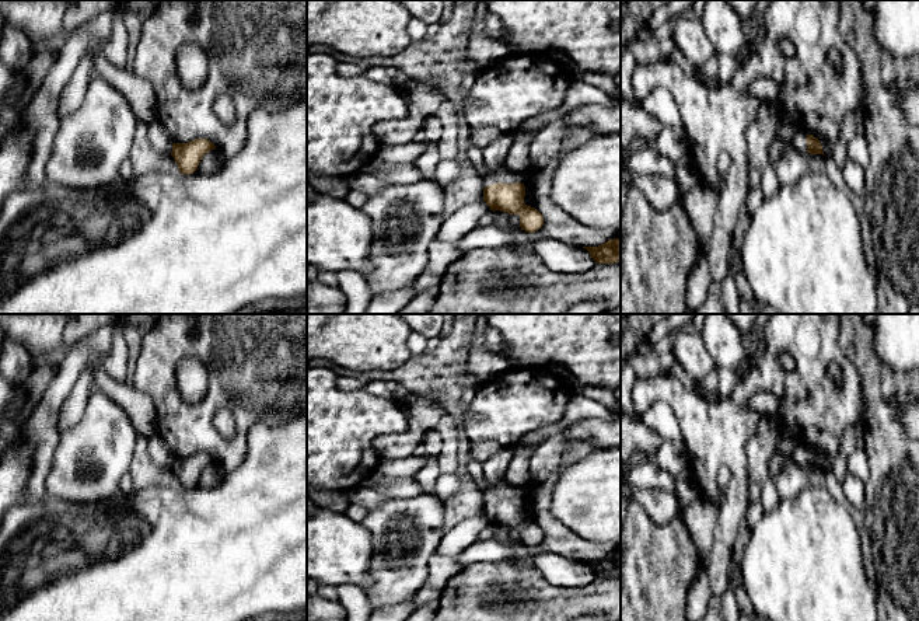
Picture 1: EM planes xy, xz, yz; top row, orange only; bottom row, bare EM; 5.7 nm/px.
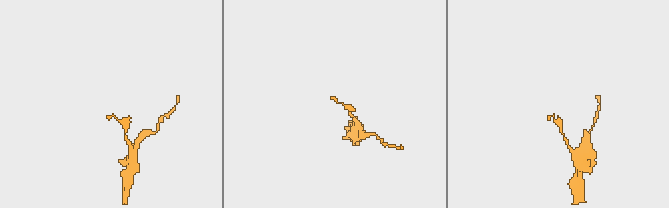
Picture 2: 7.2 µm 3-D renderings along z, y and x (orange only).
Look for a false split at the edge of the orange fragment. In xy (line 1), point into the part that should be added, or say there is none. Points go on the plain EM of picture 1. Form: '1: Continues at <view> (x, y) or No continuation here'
1: No continuation here

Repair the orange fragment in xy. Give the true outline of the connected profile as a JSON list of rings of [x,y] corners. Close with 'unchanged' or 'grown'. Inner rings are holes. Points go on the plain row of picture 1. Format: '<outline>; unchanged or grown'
[[[195,453],[188,457],[174,457],[171,470],[178,478],[179,486],[189,489],[198,484],[203,470],[214,463],[216,460],[210,454]]]; unchanged

